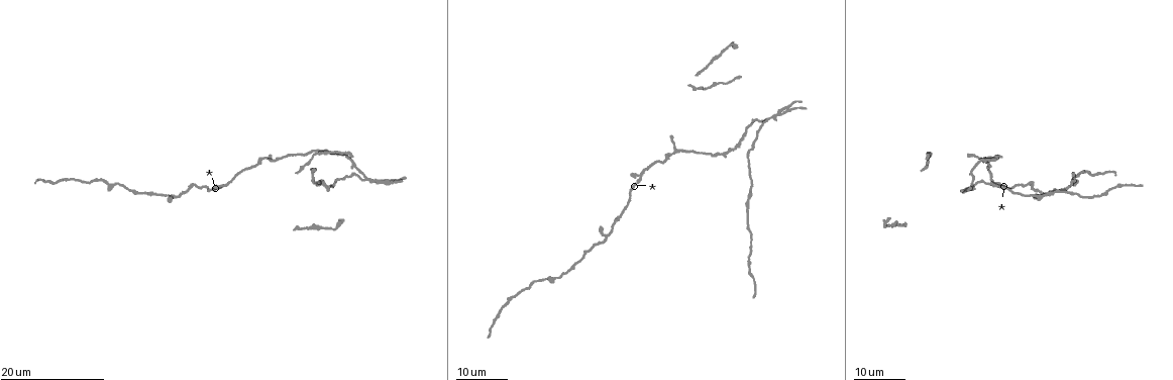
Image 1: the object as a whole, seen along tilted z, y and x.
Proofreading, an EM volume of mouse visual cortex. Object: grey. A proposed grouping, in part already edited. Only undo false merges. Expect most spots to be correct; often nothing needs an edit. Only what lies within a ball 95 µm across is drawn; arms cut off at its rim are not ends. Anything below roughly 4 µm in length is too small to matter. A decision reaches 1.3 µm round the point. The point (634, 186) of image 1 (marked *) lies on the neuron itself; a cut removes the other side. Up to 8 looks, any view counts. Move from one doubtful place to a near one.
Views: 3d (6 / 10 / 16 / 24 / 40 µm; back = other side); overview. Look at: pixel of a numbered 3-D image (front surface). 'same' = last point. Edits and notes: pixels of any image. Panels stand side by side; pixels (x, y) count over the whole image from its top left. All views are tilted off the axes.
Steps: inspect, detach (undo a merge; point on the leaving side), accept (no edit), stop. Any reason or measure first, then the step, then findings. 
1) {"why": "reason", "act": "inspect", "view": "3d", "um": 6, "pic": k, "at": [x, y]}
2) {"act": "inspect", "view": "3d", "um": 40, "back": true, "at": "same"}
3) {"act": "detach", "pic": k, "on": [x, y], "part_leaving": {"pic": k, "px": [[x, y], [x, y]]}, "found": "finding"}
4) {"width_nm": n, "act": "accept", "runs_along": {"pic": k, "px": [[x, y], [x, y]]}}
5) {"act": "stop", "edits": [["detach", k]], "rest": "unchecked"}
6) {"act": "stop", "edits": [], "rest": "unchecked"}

{"why": "thick turns thin", "act": "inspect", "view": "3d", "um": 24, "pic": 1, "at": [226, 186]}

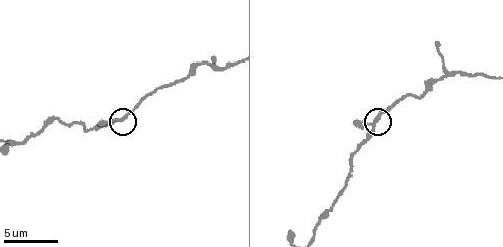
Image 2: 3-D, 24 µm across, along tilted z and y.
{"act": "inspect", "view": "3d", "um": 6, "pic": 2, "at": [372, 124]}

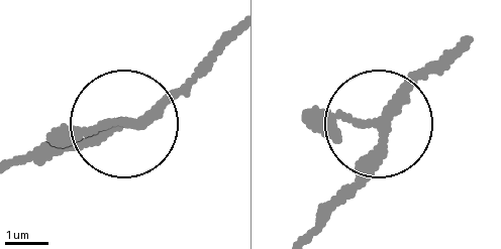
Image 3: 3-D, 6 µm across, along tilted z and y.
{"width_nm": 210, "act": "accept", "runs_along": {"pic": 3, "px": [[334, 208], [381, 125], [434, 65]]}, "found": "one neuron here"}

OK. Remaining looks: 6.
{"why": "two arms in line, one across", "act": "inspect", "view": "3d", "um": 16, "pic": 1, "at": [770, 116]}

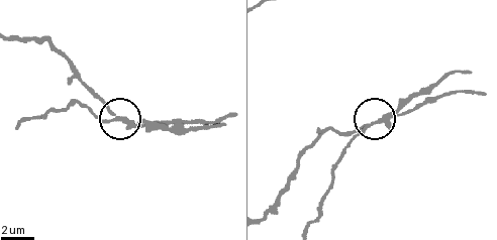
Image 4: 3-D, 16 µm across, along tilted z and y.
{"act": "inspect", "view": "3d", "um": 6, "pic": 4, "at": [371, 126]}

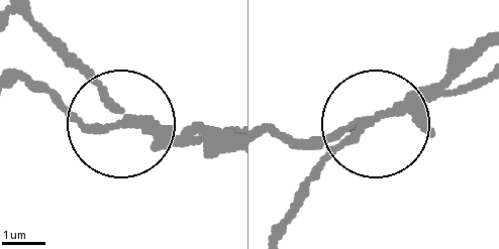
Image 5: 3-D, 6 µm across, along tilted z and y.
{"side_arm_um": 8, "act": "detach", "pic": 5, "on": [217, 151], "found": "two neurons meet here"}

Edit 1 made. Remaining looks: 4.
{"act": "inspect", "view": "overview"}

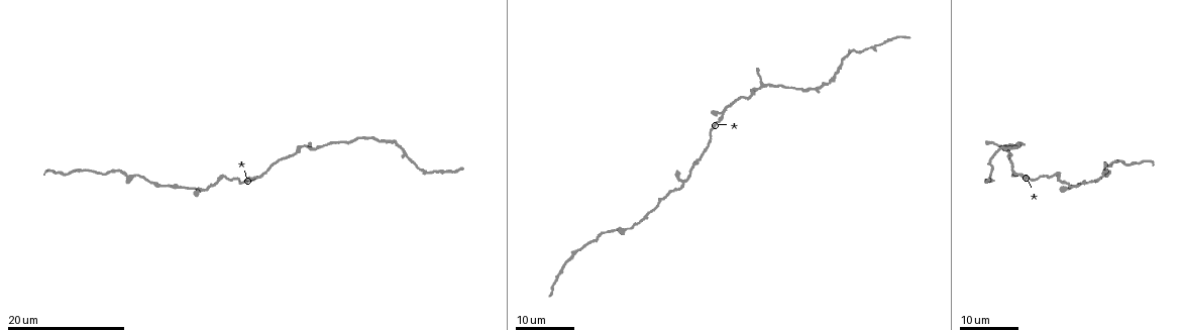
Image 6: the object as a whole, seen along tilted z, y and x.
{"why": "sudden change in width", "act": "inspect", "view": "3d", "um": 16, "pic": 6, "at": [319, 146]}

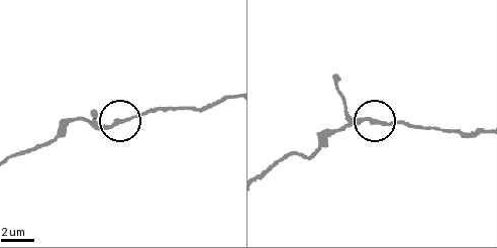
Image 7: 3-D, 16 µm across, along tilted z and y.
{"act": "inspect", "view": "3d", "um": 10, "pic": 7, "at": [372, 120]}

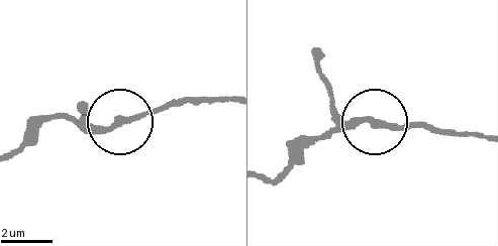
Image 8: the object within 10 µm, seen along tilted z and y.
{"act": "accept", "runs_along": {"pic": 8, "px": [[10, 152], [61, 115], [96, 128], [176, 107]]}, "found": "continuous, no second neuron"}

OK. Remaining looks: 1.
{"act": "stop", "edits": [["detach", 5]], "rest": "unchecked"}

